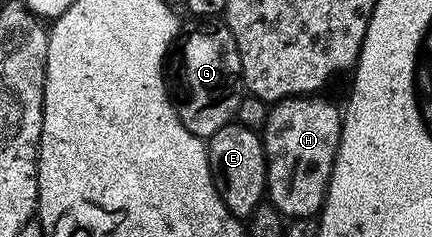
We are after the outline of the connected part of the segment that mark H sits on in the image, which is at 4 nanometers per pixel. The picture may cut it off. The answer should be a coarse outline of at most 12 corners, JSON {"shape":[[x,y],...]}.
{"shape":[[313,94],[275,101],[262,129],[266,200],[323,208],[342,112]]}

